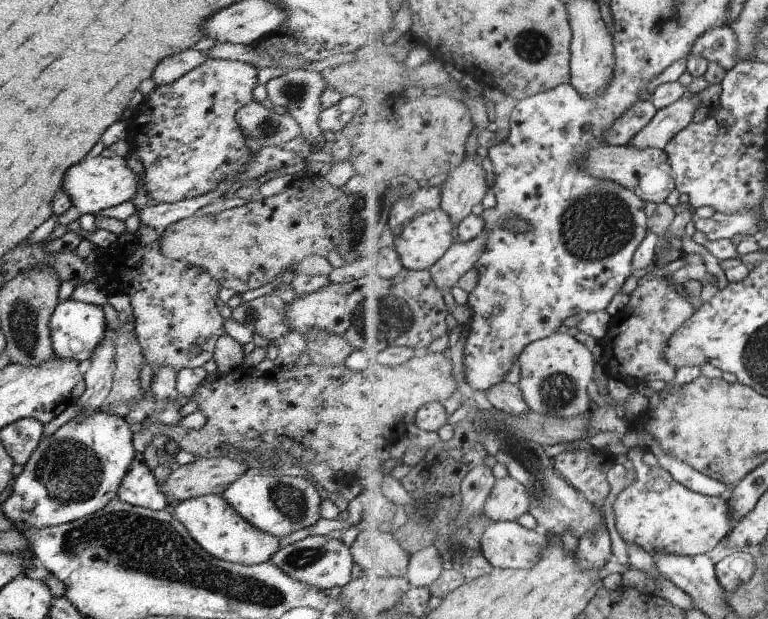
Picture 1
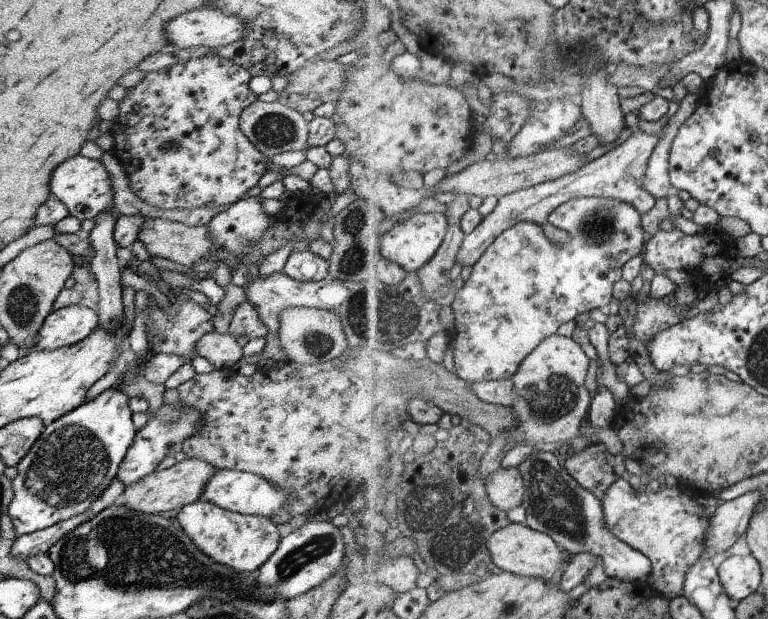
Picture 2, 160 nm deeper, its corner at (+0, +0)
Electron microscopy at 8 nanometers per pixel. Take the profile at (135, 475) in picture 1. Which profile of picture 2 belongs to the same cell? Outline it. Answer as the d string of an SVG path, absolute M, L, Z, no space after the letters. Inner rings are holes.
M180 397L174 404L166 404L163 401L156 410L146 414L146 423L135 431L132 443L123 455L123 460L119 463L116 472L124 488L153 472L153 468L161 462L161 459L170 454L173 444L179 444L197 434L205 424L205 420L203 413L191 406L186 404L183 397Z

